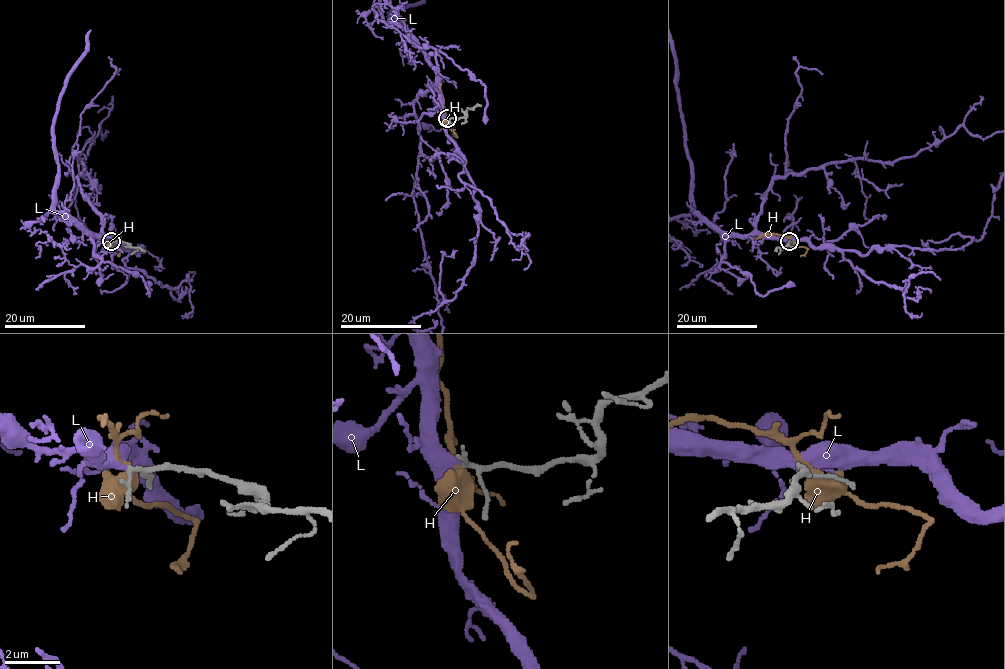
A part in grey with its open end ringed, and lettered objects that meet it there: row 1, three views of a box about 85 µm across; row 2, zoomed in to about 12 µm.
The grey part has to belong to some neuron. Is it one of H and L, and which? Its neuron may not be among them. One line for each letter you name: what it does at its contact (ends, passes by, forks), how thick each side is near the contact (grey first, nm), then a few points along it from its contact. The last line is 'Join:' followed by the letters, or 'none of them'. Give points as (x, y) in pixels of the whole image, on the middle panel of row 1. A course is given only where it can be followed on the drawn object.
L: it passes by; calibres 130 and 360 nm
Join: L

